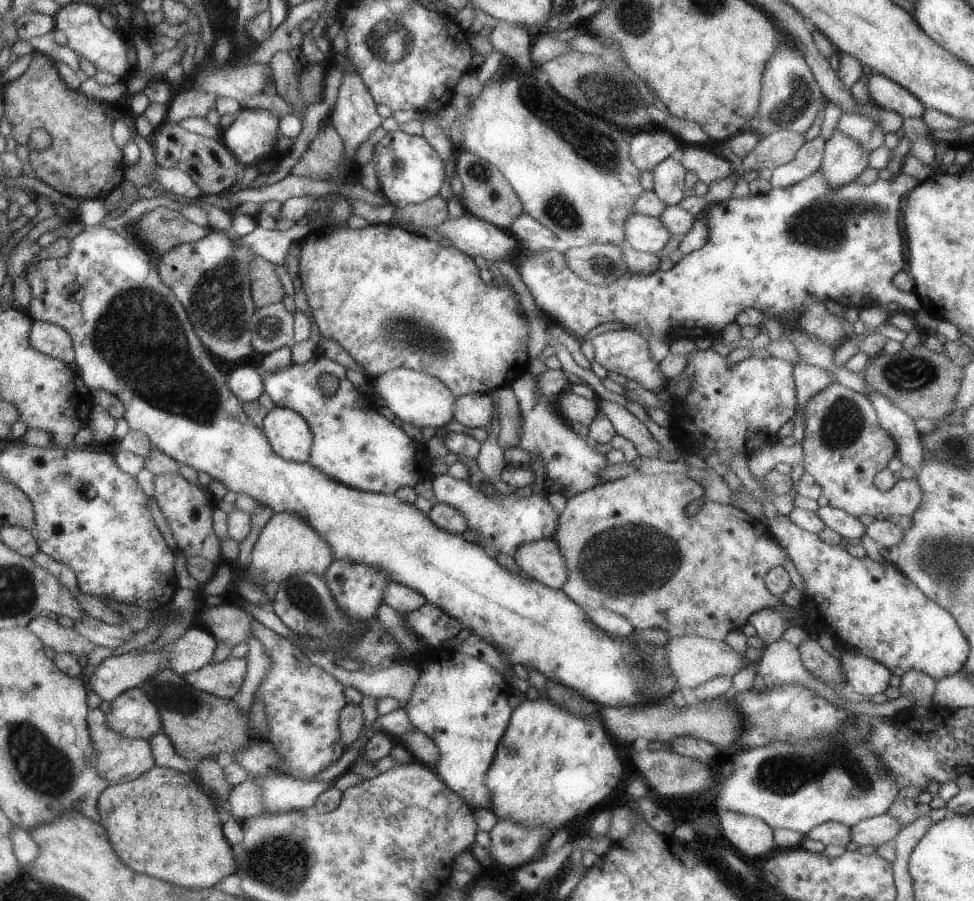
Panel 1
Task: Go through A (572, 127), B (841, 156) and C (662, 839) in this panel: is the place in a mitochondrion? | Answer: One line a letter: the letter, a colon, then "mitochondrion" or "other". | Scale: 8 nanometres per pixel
A: mitochondrion
B: other
C: other

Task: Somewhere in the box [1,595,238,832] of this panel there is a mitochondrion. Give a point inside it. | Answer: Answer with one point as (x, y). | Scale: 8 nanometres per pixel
(42, 766)

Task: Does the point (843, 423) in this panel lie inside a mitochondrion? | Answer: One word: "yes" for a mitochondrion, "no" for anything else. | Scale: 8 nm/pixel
yes

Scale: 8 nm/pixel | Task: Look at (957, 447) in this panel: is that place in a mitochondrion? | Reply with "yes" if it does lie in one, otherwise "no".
yes

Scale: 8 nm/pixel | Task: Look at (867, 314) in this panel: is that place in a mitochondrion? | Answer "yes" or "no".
no

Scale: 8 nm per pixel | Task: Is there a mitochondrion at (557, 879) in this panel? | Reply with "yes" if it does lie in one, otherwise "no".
no

